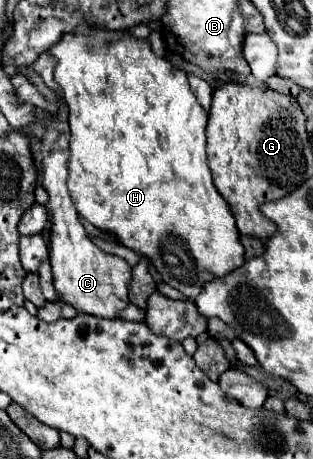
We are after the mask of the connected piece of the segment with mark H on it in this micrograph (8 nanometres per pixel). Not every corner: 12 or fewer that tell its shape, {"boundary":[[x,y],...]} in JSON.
{"boundary":[[147,40],[49,48],[77,212],[195,300],[243,246]]}

